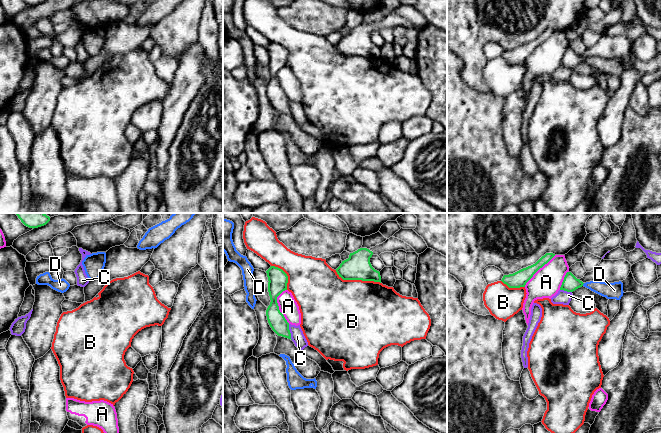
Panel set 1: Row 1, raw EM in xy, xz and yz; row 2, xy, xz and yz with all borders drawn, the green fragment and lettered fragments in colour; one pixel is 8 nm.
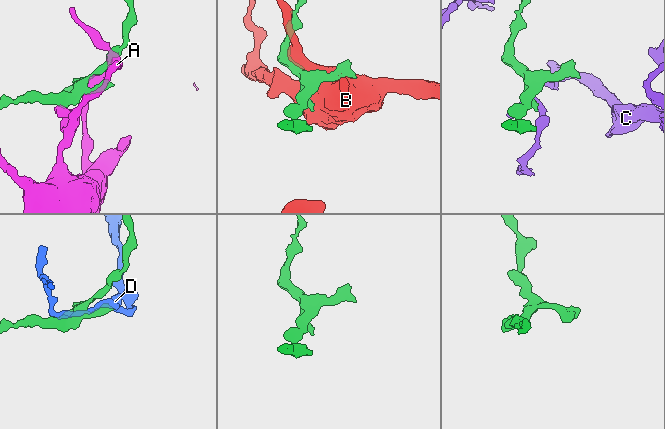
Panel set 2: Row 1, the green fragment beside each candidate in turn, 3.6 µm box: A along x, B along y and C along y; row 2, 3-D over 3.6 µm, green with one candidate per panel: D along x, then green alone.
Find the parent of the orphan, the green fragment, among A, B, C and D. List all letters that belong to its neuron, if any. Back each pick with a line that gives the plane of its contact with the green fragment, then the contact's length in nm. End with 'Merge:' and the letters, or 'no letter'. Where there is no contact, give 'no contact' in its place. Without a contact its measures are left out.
Merge: no letter

